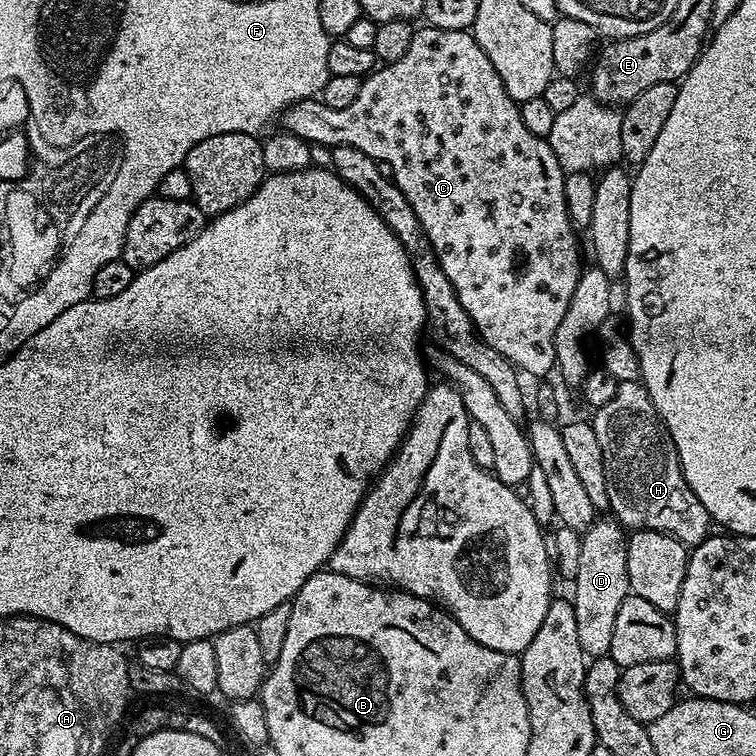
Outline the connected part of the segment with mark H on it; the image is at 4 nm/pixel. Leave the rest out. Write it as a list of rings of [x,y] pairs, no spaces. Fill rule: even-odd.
[[[640,380],[619,382],[616,393],[606,406],[595,409],[590,423],[598,442],[602,446],[602,462],[606,470],[606,503],[612,507],[611,515],[619,520],[628,530],[649,528],[662,534],[670,534],[678,542],[686,546],[695,546],[708,539],[710,535],[710,517],[706,506],[698,502],[694,490],[686,482],[682,474],[682,466],[678,458],[678,450],[662,422],[662,418],[654,410],[650,394]]]

